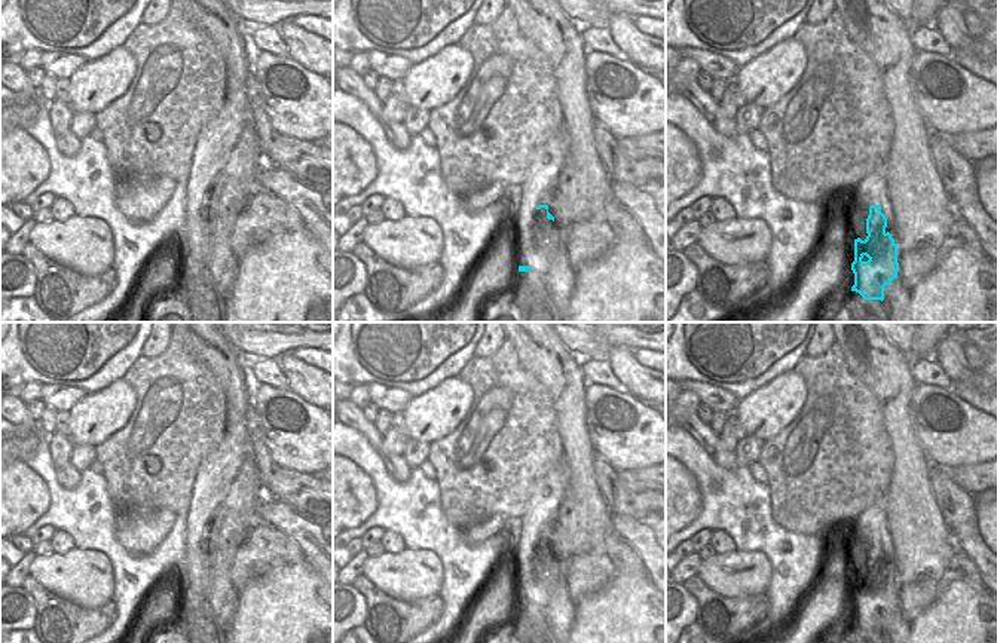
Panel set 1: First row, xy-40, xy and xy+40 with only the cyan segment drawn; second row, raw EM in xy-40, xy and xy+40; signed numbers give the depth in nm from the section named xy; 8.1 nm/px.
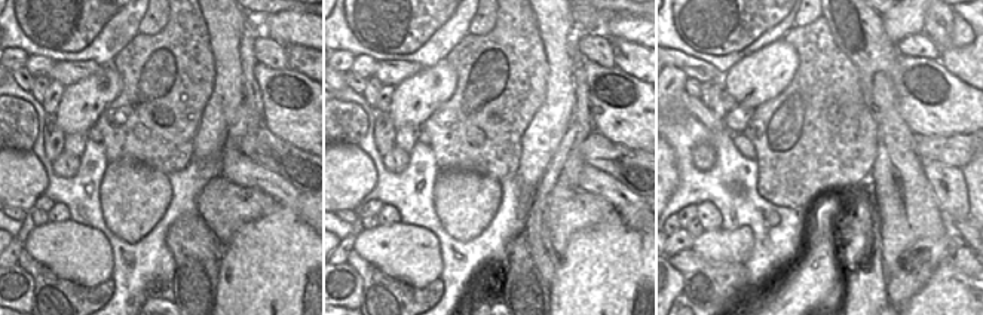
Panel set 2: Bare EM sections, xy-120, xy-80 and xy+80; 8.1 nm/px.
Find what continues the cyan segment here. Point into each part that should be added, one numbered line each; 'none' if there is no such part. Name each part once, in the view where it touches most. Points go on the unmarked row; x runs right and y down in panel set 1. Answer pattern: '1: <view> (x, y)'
1: xy+40 (872, 523)

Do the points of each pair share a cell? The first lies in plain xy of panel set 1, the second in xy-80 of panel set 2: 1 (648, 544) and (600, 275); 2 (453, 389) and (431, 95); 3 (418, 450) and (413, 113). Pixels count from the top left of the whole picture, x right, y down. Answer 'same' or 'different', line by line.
1: different
2: same
3: different

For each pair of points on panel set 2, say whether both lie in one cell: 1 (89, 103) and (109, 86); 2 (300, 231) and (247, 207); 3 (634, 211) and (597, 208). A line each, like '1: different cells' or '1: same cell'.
1: same cell
2: different cells
3: different cells

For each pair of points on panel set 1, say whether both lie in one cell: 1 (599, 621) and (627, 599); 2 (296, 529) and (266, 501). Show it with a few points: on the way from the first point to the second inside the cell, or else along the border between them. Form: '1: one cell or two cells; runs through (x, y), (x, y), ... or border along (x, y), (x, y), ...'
1: one cell; runs through (606, 619), (620, 606)
2: one cell; runs through (288, 521), (274, 508)

